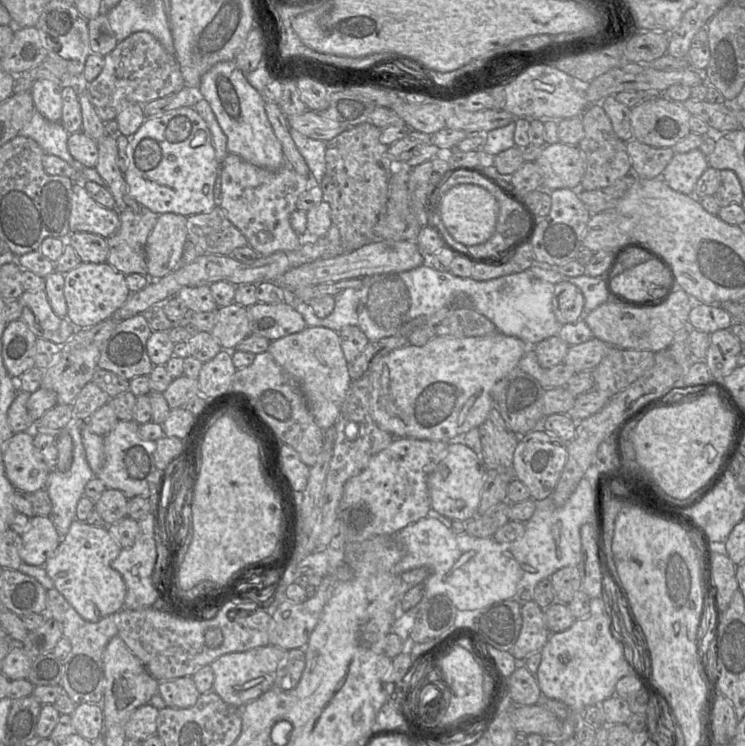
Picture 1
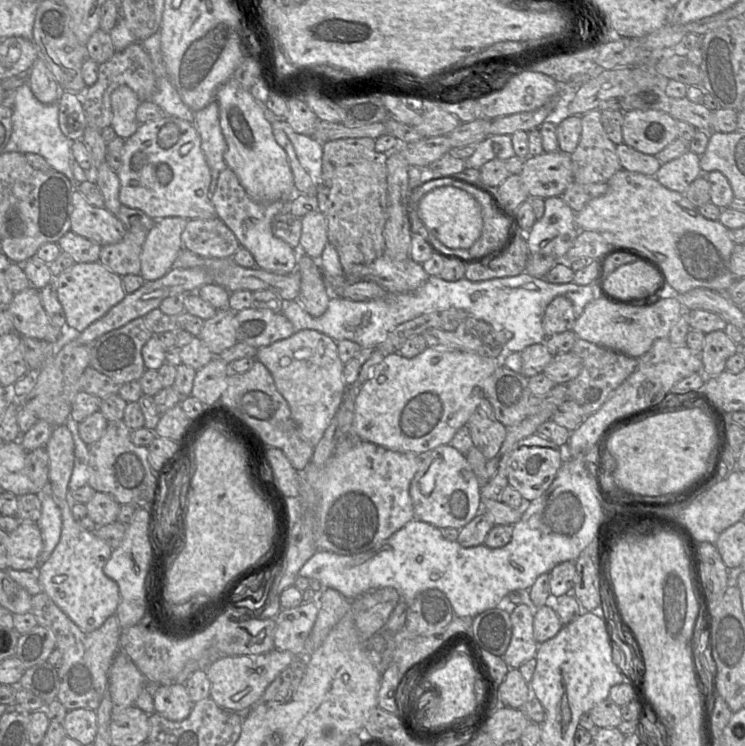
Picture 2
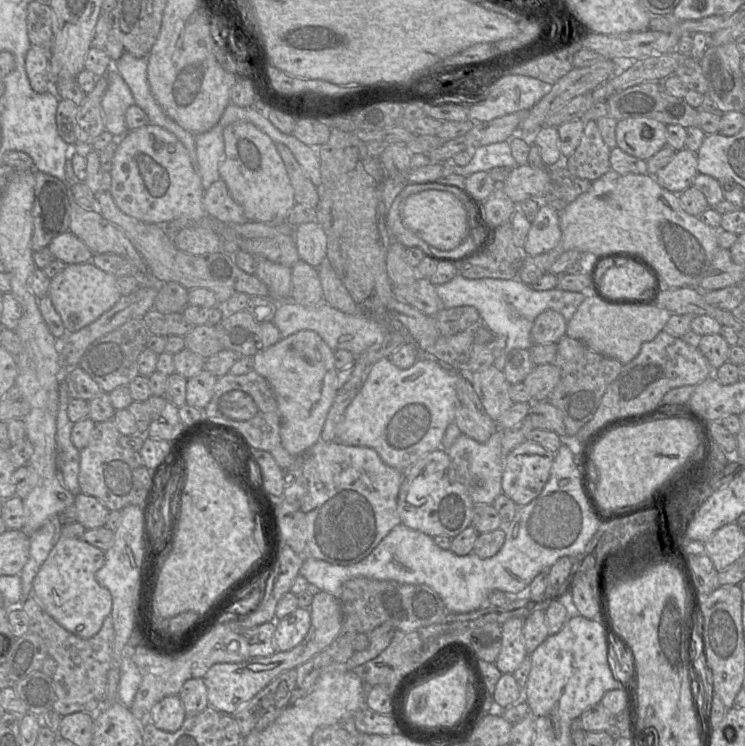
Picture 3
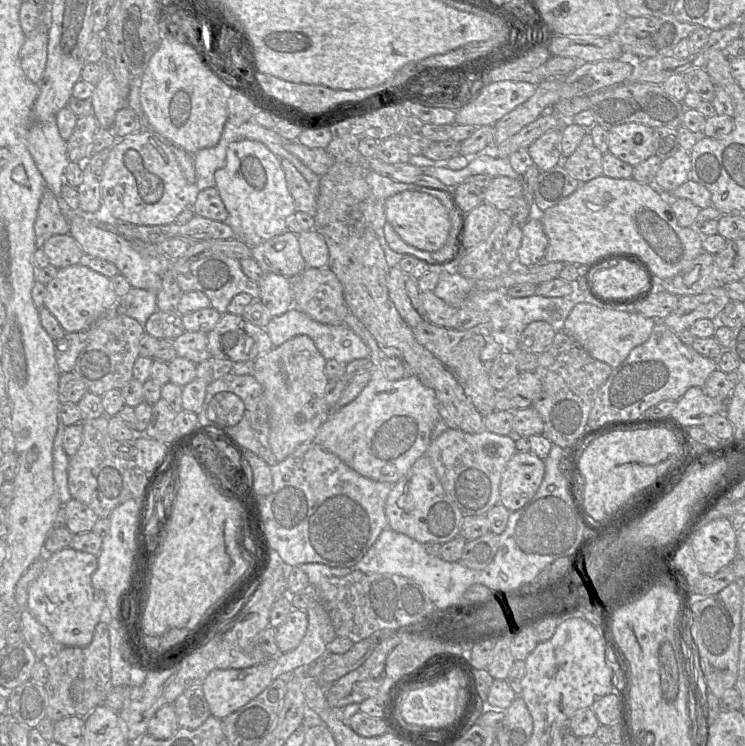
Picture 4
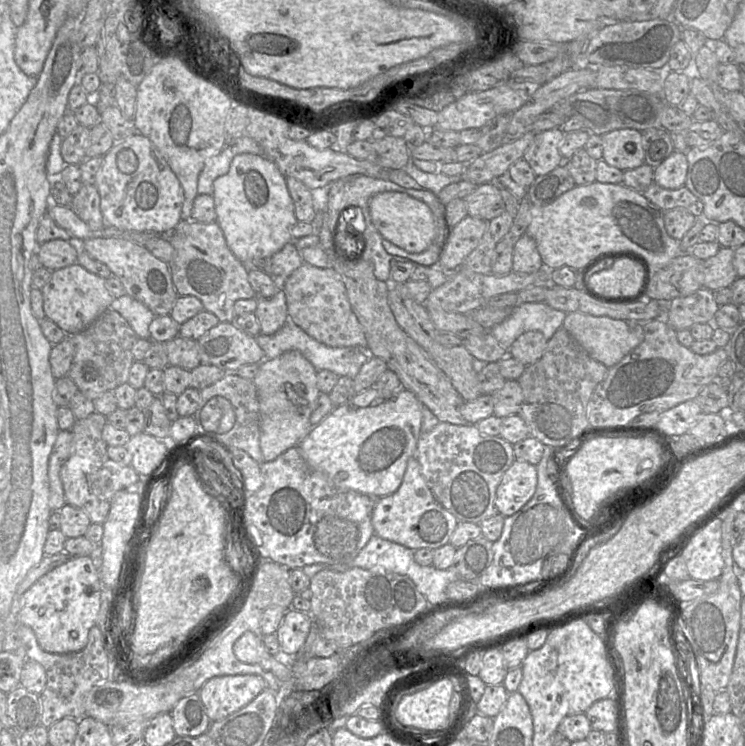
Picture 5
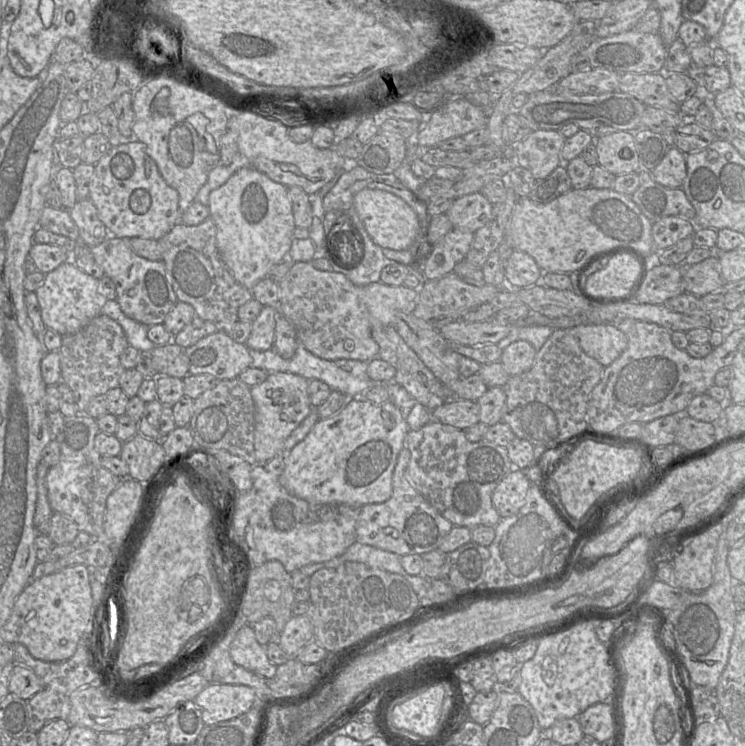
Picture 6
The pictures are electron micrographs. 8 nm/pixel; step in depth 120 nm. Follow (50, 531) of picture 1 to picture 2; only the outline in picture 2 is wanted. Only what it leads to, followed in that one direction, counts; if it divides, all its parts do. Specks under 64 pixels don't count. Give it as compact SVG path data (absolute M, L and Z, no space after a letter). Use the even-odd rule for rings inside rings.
M32 520L20 521L18 527L9 533L7 565L14 570L37 570L42 549L43 539L37 522Z

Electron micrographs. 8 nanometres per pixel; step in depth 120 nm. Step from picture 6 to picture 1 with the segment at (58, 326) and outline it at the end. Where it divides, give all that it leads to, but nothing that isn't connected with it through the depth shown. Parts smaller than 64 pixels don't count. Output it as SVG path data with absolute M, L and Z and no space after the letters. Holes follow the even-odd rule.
M81 262L77 267L64 274L66 318L77 329L89 328L110 318L127 301L130 294L126 276L107 262Z

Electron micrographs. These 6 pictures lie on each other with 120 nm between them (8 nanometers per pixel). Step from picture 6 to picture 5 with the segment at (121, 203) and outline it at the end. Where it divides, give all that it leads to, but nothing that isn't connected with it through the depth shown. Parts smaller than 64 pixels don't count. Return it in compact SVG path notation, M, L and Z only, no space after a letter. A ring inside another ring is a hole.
M139 132L114 143L103 156L103 162L96 174L94 185L100 196L100 209L105 225L114 226L121 230L170 233L181 221L180 215L184 201L183 188L157 148Z

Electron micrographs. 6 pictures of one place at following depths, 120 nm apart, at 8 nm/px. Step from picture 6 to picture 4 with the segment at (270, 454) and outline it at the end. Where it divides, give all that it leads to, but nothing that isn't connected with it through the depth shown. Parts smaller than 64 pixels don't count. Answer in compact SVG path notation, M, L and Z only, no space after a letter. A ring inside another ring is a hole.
M307 335L295 336L254 360L253 375L263 387L269 411L269 444L278 462L303 443L312 442L331 412L325 399L329 382L324 371L326 362Z

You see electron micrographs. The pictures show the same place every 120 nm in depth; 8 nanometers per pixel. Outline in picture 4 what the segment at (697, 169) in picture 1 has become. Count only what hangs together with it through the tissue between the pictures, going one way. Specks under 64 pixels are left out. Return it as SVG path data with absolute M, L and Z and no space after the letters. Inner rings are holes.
M680 148L671 157L662 161L654 181L664 192L672 192L690 180L691 169L690 152Z

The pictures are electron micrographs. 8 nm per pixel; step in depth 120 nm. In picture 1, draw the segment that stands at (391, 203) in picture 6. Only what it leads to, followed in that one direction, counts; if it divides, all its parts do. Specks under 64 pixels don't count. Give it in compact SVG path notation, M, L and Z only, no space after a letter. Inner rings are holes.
M459 184L447 187L438 192L437 198L443 191L446 192L439 198L439 212L449 234L459 243L465 246L473 246L486 242L494 234L499 213L499 204L496 198L485 188L475 184Z

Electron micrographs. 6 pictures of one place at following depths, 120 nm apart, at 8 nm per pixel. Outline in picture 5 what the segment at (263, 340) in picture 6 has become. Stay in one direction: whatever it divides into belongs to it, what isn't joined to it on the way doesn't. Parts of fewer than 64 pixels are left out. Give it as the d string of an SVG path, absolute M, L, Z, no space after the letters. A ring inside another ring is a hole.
M278 288L271 298L257 298L255 314L260 323L260 334L272 335L280 330L289 321L283 289Z

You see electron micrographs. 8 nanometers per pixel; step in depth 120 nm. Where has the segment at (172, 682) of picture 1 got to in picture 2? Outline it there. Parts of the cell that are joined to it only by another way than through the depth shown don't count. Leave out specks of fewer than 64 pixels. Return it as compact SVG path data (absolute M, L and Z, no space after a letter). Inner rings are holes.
M163 684L154 686L155 712L171 721L184 720L191 712L193 702L185 684Z

